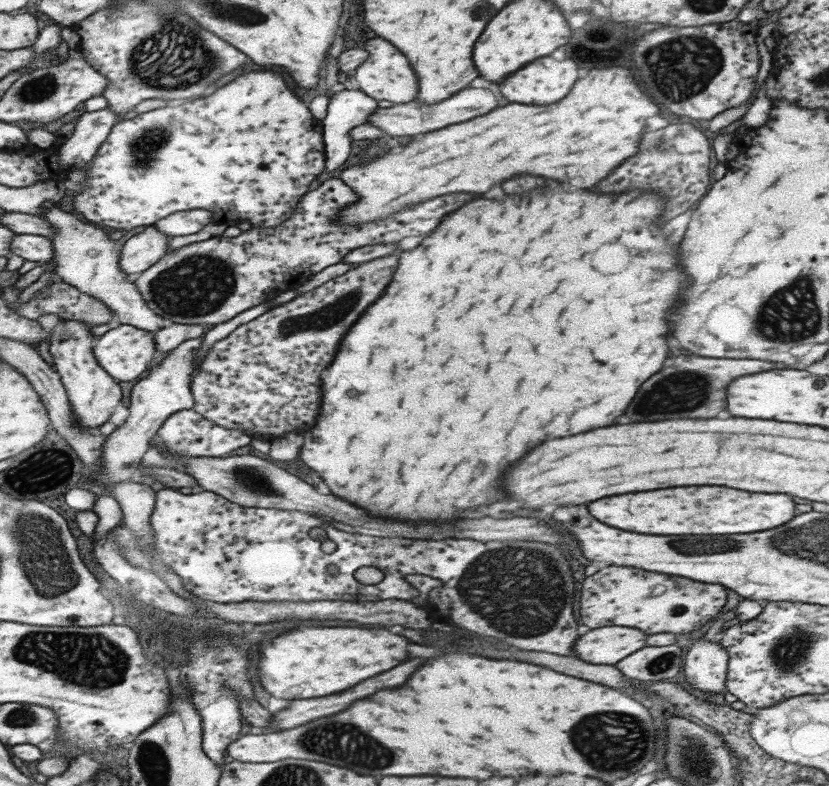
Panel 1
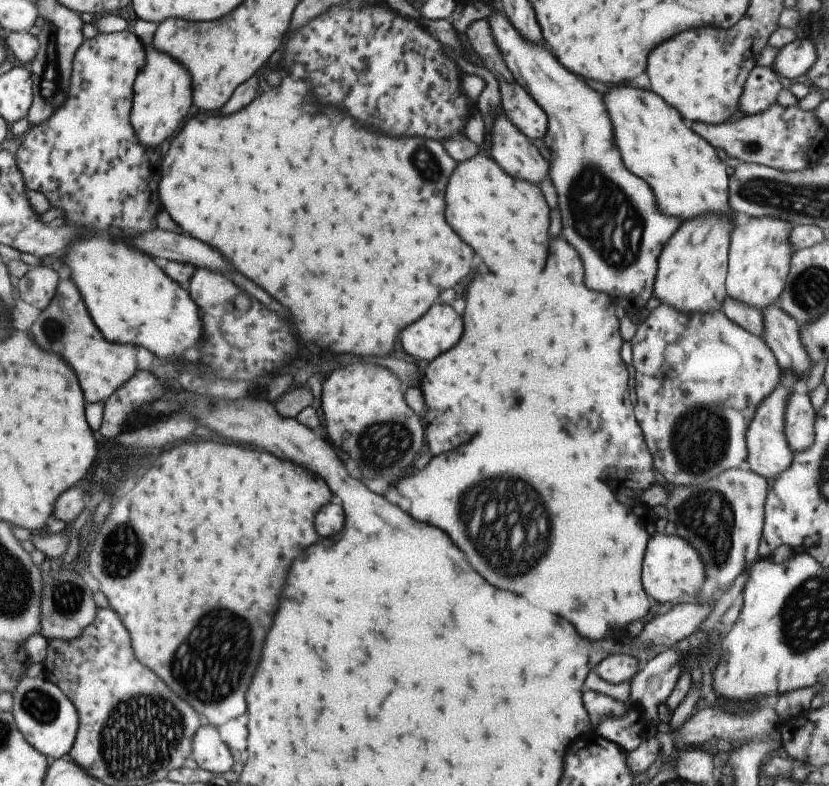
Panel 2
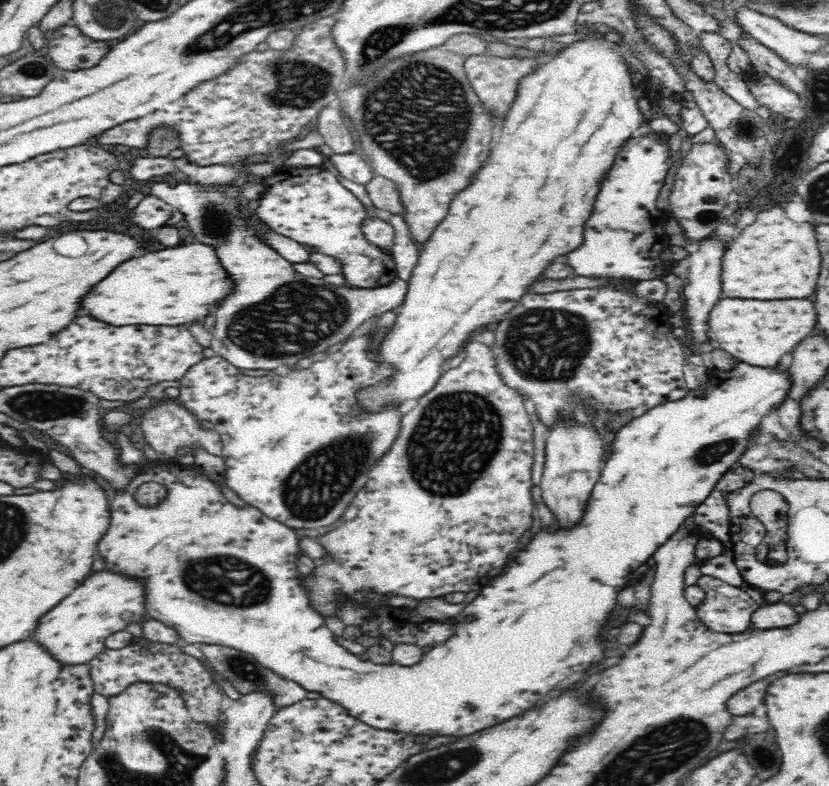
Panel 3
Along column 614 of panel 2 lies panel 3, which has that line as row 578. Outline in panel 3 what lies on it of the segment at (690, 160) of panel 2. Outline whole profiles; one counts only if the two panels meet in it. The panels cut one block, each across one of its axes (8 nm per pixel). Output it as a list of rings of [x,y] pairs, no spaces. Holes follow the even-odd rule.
[[[108,570],[96,572],[90,578],[78,586],[68,598],[64,598],[42,622],[38,624],[34,638],[54,654],[64,664],[90,664],[92,658],[98,656],[100,650],[106,646],[102,640],[116,630],[124,630],[130,624],[140,624],[144,618],[146,606],[144,606],[144,582],[140,578],[128,578],[120,576]]]

